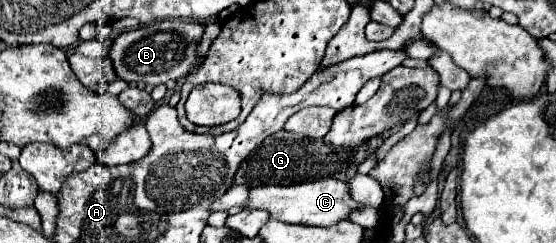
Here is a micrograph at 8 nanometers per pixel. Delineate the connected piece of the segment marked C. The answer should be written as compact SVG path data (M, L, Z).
M321 178L315 182L303 182L293 186L257 186L251 188L247 208L261 208L271 214L271 218L287 222L287 224L305 224L305 226L333 226L341 220L347 220L351 212L365 208L355 202L347 182L337 178Z

